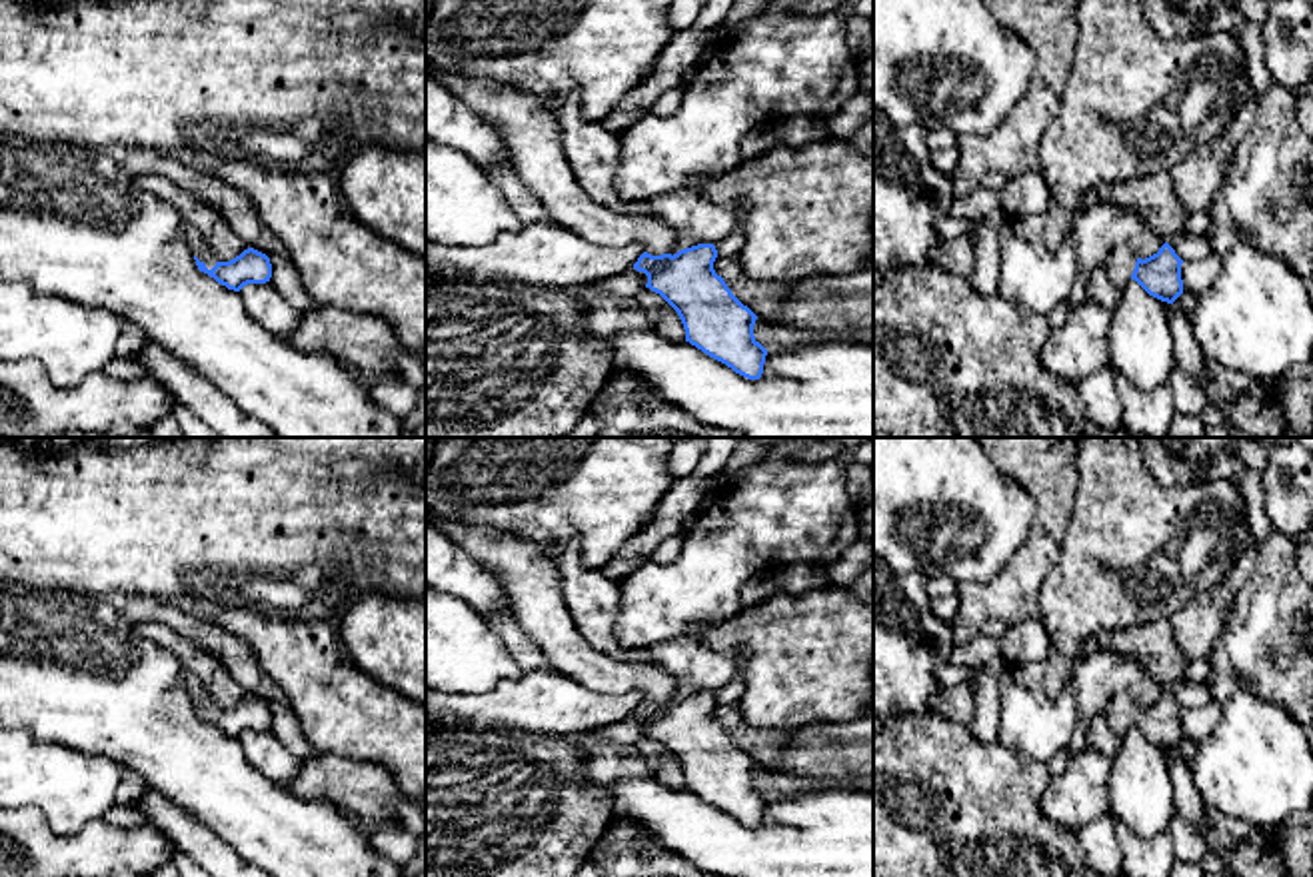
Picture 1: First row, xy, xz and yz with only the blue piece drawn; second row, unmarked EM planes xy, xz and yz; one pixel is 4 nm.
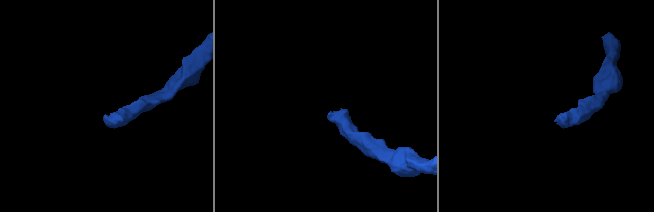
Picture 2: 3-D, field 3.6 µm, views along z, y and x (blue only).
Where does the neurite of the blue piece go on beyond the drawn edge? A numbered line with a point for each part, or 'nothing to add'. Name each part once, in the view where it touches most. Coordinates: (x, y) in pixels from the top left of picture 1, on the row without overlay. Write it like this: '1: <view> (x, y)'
1: xy (190, 682)

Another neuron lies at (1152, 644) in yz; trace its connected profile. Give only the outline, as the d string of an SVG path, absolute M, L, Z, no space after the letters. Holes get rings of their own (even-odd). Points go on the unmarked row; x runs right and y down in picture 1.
M1169 619L1113 631L1105 643L1137 659L1163 687L1185 677L1189 659L1175 643Z

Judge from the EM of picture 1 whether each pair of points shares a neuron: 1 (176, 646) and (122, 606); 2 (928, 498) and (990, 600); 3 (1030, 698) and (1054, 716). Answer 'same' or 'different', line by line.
1: different
2: different
3: same

